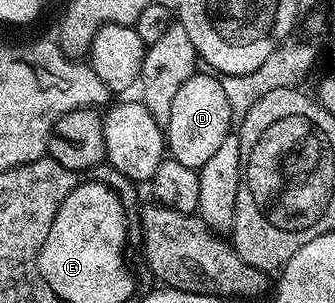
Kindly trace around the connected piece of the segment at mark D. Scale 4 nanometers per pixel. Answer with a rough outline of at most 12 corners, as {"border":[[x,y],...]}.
{"border":[[196,72],[172,100],[169,157],[201,170],[232,132],[218,76]]}

